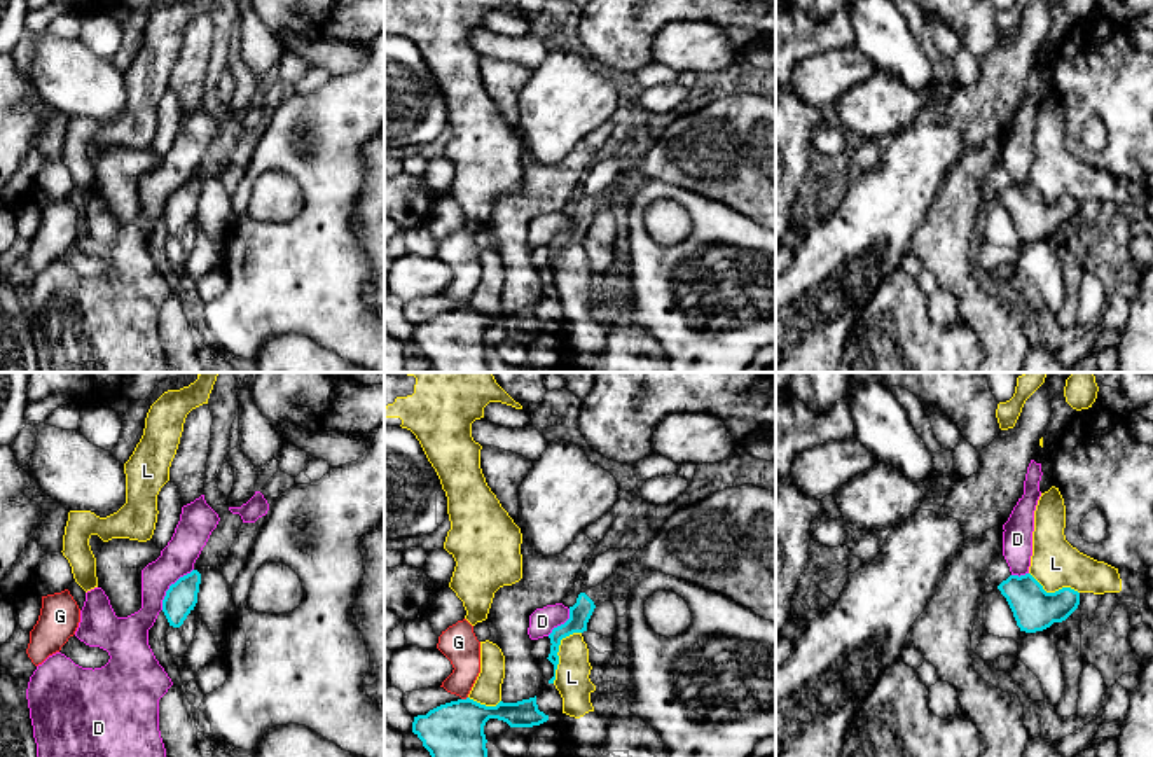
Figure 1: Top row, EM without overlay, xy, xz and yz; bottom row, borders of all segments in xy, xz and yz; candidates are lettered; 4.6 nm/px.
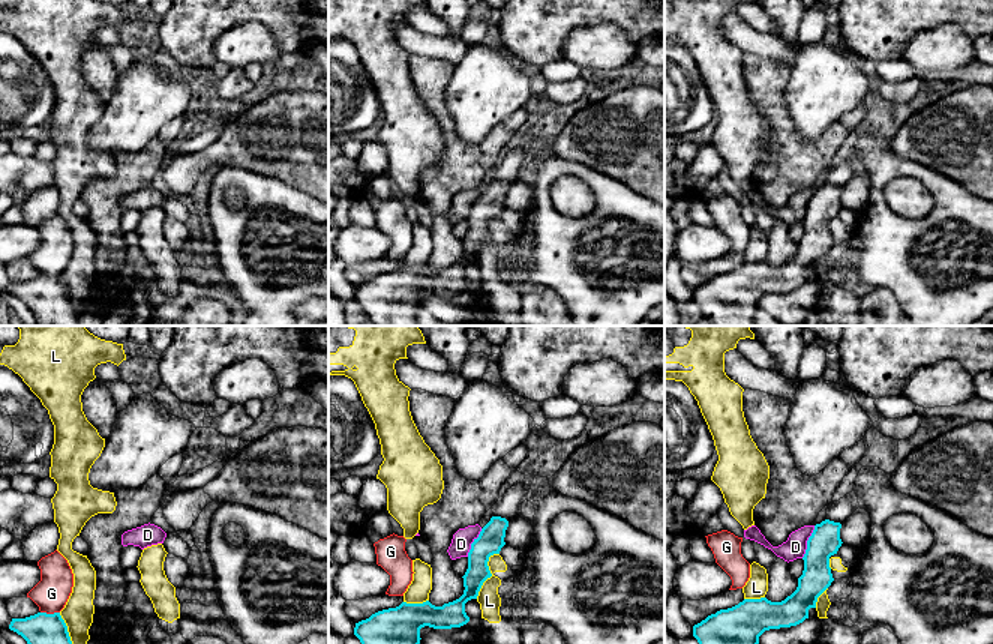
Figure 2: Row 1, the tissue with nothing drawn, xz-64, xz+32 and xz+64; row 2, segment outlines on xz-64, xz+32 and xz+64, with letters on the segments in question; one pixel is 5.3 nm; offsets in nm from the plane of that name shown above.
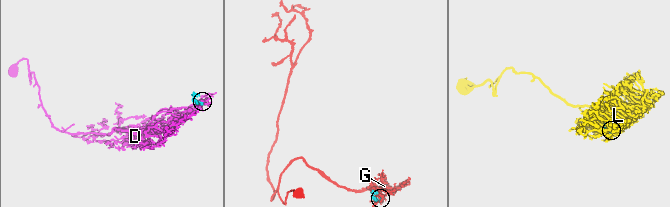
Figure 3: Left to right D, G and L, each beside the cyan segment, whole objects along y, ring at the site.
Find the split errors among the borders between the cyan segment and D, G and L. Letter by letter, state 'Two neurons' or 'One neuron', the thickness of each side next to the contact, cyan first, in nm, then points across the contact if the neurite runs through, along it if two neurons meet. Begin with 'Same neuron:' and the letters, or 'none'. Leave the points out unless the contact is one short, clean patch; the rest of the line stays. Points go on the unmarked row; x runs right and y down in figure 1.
Same neuron: none
D: Two neurons. Thickness 150 nm (cyan) against 160 nm. Boundary: xy (193, 177), (170, 194), (161, 217)
G: Two neurons. Thickness 280 nm (cyan) against 170 nm
L: Two neurons. Thickness 100 nm (cyan) against 160 nm

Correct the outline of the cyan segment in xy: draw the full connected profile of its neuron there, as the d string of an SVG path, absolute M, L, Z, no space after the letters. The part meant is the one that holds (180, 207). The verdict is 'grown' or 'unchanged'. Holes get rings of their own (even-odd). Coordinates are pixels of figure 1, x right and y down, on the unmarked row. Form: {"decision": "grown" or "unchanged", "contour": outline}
{"decision": "unchanged", "contour": "M192 178L169 194L162 208L162 220L173 236L180 236L197 212L201 182Z"}

